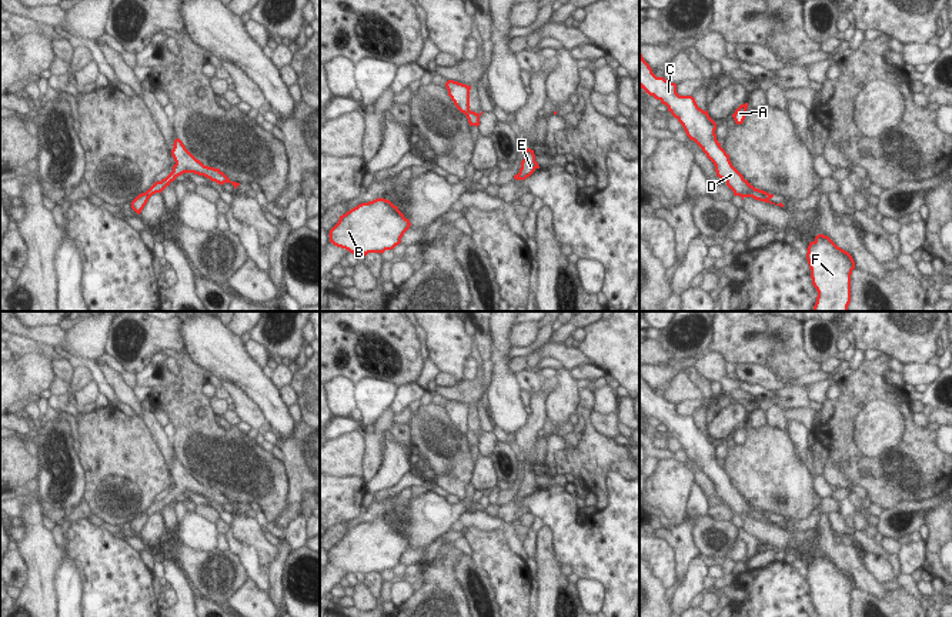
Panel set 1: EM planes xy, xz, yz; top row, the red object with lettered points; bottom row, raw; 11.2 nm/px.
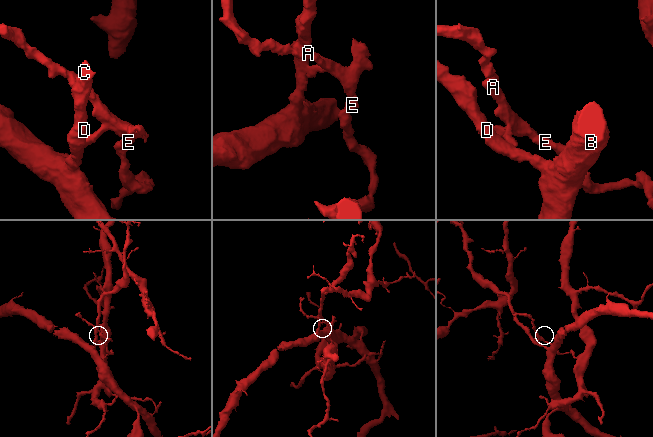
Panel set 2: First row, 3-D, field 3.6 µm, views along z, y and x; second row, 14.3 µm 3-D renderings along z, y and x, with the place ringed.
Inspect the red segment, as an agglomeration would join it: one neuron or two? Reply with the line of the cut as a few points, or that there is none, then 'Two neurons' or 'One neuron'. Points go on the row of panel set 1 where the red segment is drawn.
Split along xy (146, 192), (150, 196). Two neurons

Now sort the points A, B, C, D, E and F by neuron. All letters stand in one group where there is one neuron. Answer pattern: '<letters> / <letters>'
A E / B C D F

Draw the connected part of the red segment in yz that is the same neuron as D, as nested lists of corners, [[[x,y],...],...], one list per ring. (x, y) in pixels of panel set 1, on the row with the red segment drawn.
[[[641,51],[639,87],[668,107],[668,111],[682,124],[689,140],[694,140],[714,163],[716,176],[726,183],[734,196],[775,204],[732,166],[729,154],[716,140],[716,123],[709,117],[708,110],[699,109],[692,96],[679,96],[675,83],[657,77]]]

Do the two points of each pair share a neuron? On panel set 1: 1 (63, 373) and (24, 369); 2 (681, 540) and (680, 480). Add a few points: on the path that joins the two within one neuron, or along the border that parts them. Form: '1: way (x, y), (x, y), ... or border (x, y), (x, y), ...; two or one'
1: border (23, 356), (34, 353), (47, 356), (56, 374); two
2: border (664, 530), (690, 526), (692, 540), (701, 553); two

